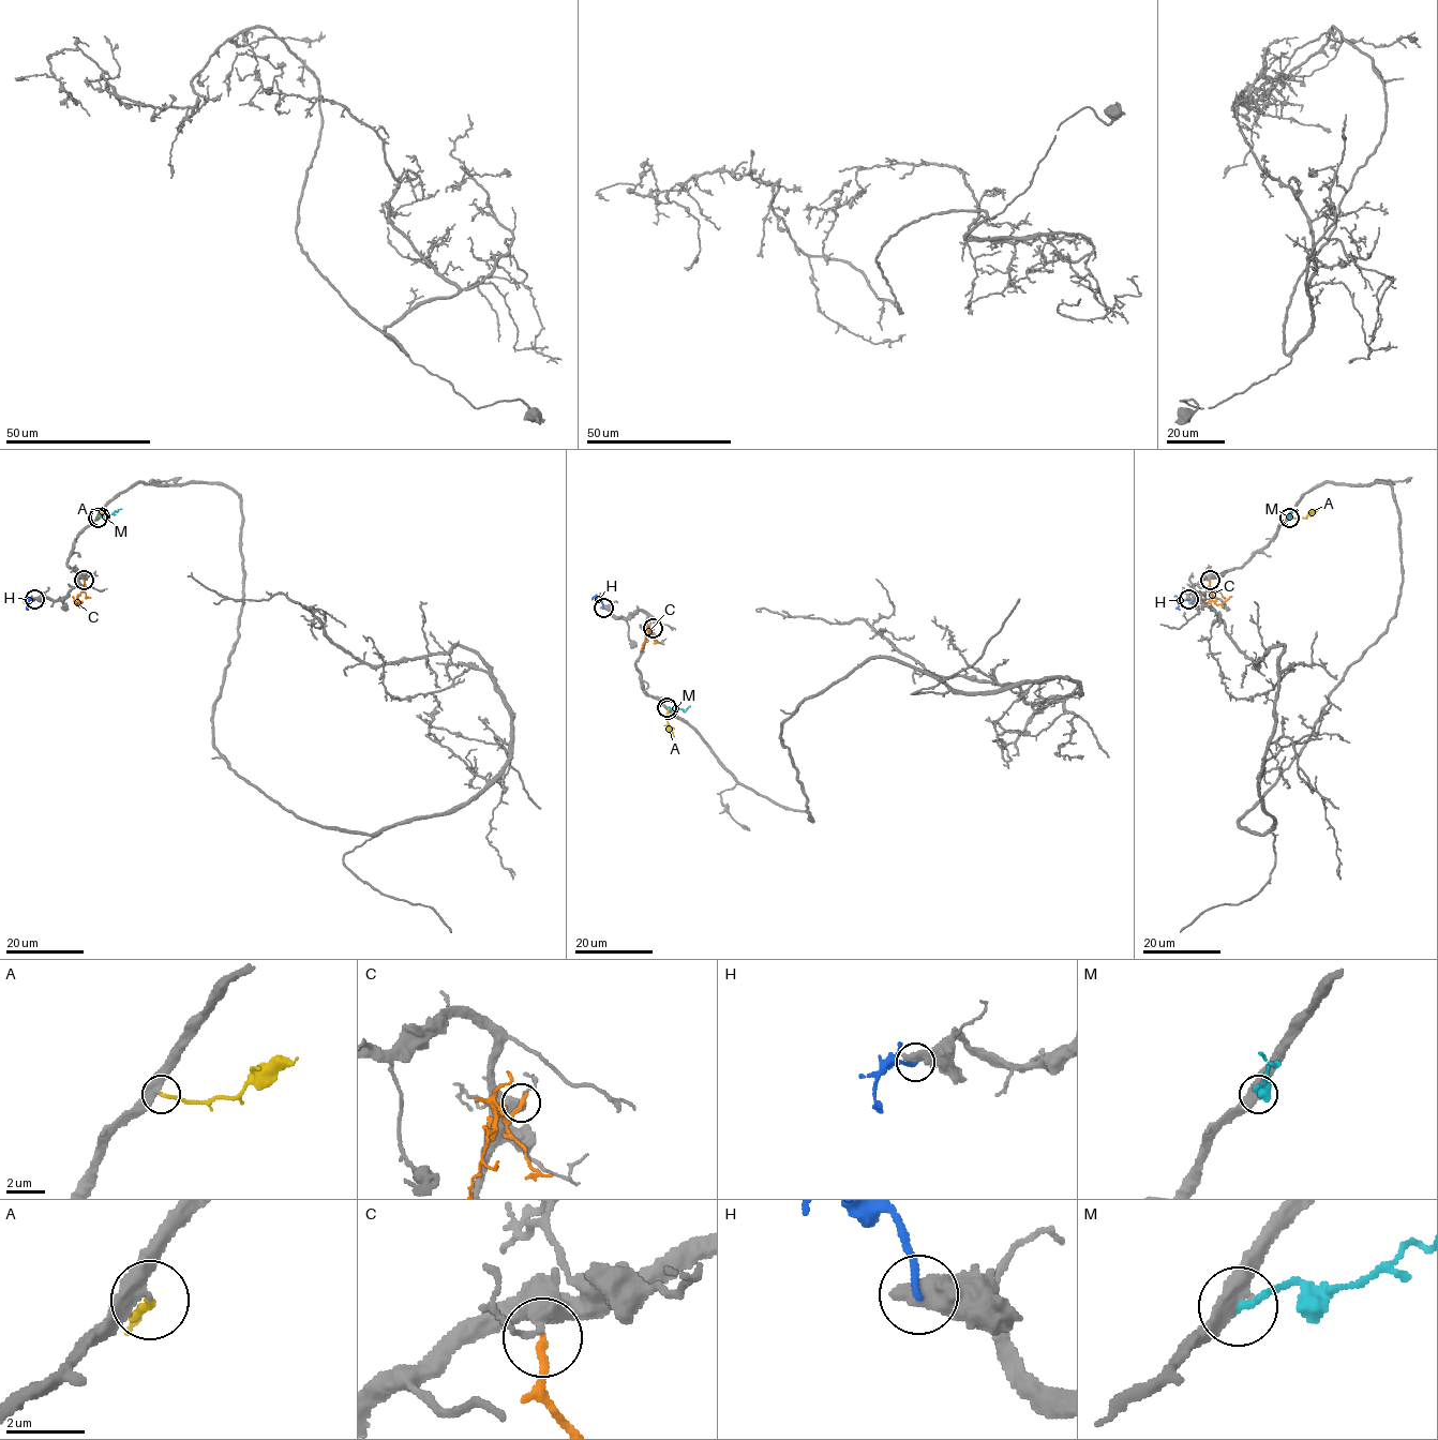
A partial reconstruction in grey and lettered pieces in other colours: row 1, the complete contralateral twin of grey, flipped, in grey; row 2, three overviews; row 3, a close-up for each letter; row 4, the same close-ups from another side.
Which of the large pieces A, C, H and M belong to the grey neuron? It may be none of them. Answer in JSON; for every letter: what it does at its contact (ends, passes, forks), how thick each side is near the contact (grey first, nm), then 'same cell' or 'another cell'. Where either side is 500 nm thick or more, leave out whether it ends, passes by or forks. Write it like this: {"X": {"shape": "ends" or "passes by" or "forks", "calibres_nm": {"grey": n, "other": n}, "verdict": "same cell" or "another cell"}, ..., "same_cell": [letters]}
{"A": {"shape": "ends", "calibres_nm": {"grey": 340, "other": 160}, "verdict": "same cell"}, "C": {"shape": "ends", "calibres_nm": {"grey": 340, "other": 200}, "verdict": "another cell"}, "H": {"calibres_nm": {"grey": 650, "other": 180}, "verdict": "another cell"}, "M": {"shape": "ends", "calibres_nm": {"grey": 400, "other": 200}, "verdict": "another cell"}, "same_cell": ["A"]}

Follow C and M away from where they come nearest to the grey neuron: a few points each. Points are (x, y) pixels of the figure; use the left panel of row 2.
C: (84, 581), (77, 604), (73, 596)
M: (98, 518), (122, 509)

